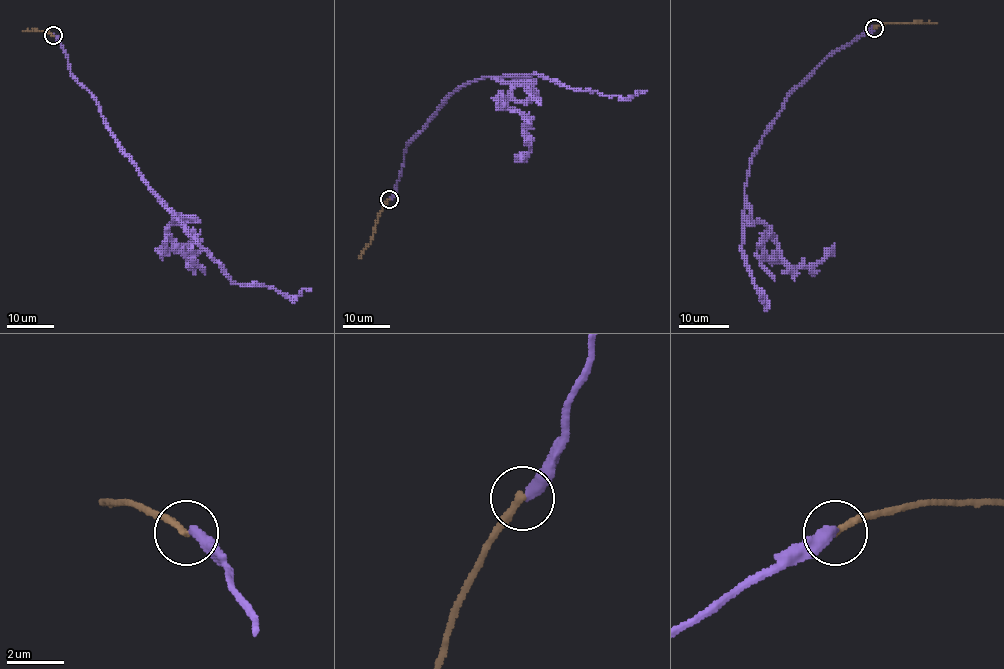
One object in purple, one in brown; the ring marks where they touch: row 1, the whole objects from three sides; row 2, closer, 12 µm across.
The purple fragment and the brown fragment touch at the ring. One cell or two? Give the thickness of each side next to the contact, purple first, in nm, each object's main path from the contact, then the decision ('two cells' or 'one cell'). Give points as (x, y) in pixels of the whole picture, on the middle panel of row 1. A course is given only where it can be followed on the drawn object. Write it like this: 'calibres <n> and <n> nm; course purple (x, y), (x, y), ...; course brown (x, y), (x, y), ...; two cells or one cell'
calibres 400 and 240 nm; course purple (389, 200), (407, 144), (467, 83), (542, 75), (605, 96), (646, 90); course brown (389, 200), (381, 213), (372, 240), (359, 259); two cells

